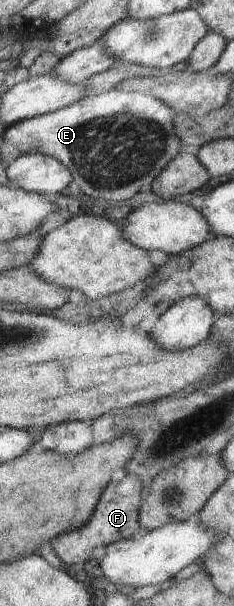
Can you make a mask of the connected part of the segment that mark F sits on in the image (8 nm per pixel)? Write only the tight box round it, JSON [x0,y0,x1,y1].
[51,475,145,564]

